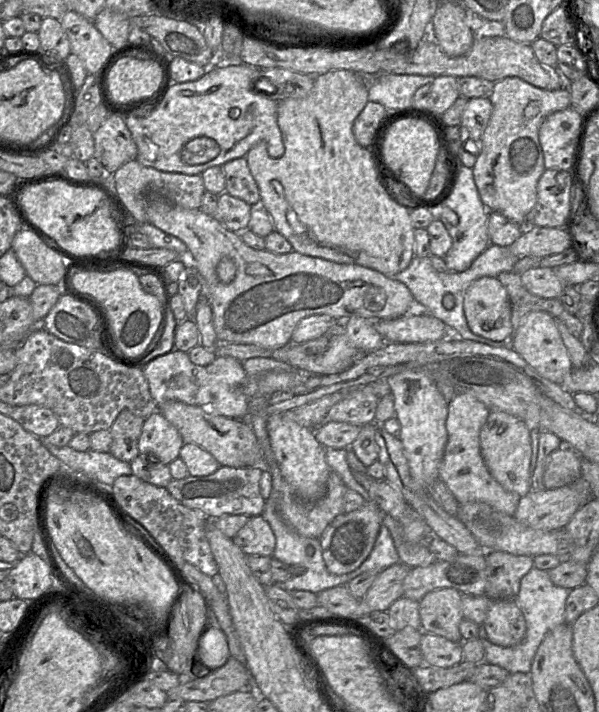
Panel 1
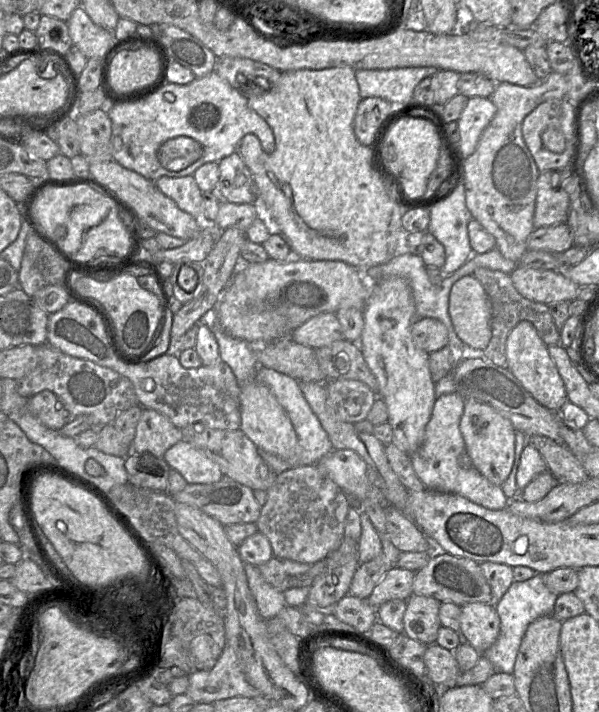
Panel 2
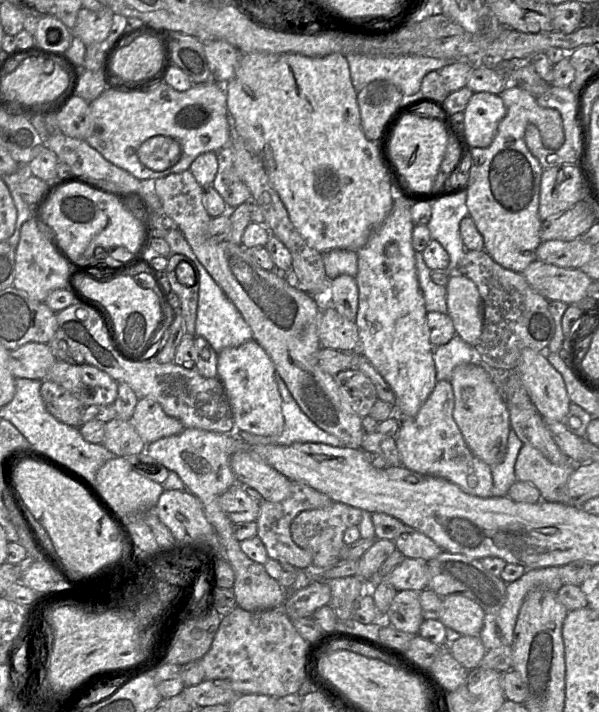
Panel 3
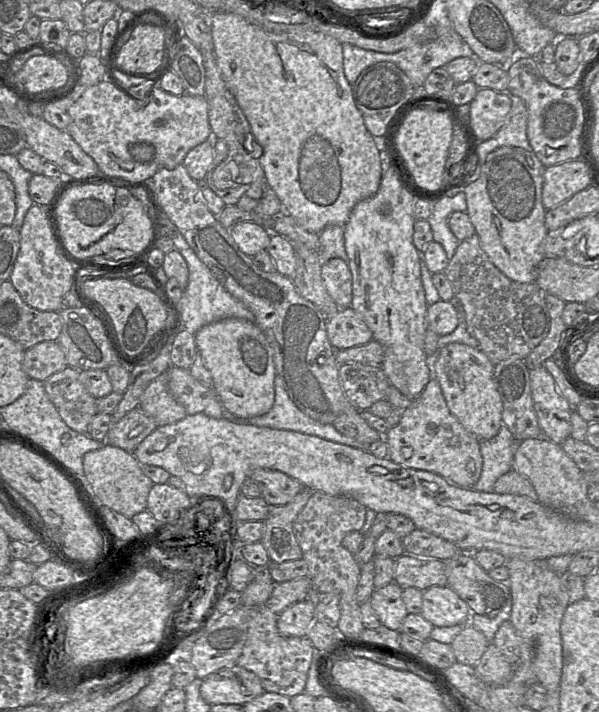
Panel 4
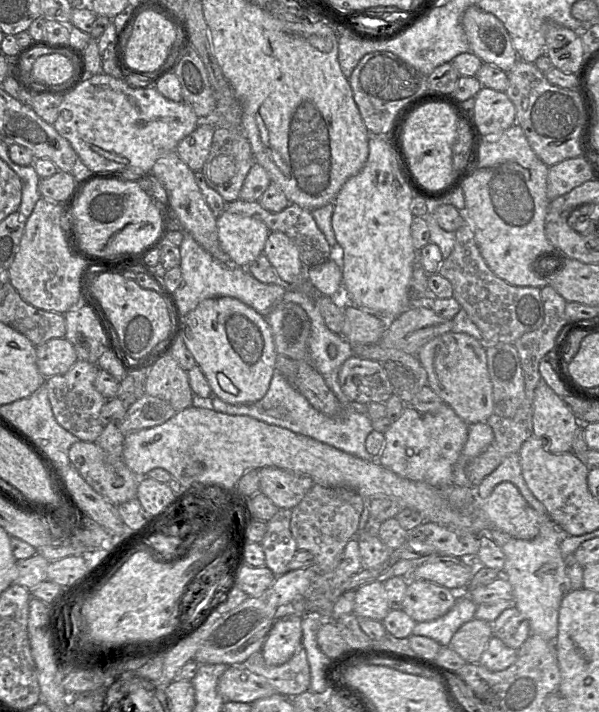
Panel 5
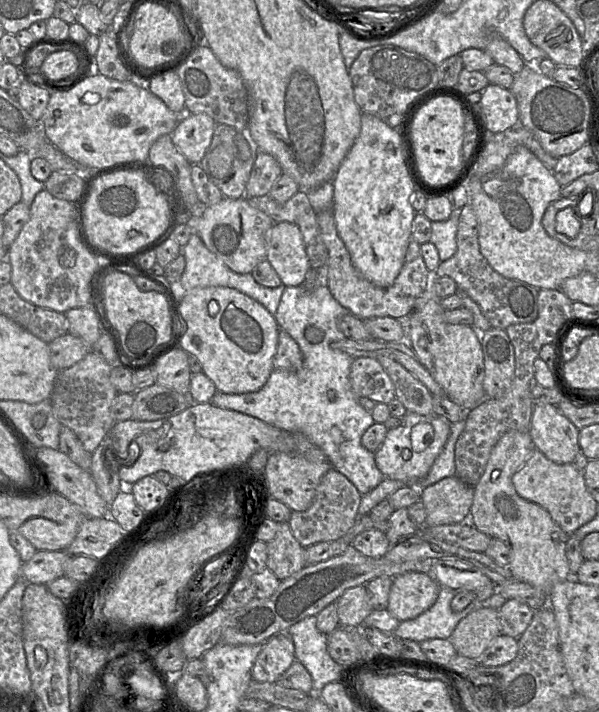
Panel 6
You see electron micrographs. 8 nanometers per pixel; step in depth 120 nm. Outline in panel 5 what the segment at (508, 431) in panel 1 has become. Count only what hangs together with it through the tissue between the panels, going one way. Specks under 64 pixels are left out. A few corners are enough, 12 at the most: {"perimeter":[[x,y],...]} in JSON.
{"perimeter":[[447,332],[416,357],[467,424],[494,413],[486,348]]}

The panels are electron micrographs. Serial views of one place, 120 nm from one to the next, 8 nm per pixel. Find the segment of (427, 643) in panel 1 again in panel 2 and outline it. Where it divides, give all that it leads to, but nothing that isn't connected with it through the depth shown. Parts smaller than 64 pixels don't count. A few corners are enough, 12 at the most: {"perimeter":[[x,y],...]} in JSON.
{"perimeter":[[436,643],[424,654],[428,677],[456,687],[462,672],[454,651]]}

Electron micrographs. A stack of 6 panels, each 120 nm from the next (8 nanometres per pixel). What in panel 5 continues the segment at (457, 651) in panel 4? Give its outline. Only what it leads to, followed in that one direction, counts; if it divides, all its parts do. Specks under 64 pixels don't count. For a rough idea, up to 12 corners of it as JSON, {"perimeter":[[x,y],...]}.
{"perimeter":[[473,618],[449,646],[468,664],[479,663],[491,623]]}

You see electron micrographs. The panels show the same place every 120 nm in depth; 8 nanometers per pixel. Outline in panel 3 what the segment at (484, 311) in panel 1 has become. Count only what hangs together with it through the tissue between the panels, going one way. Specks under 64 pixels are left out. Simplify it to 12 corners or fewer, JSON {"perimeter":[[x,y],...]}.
{"perimeter":[[450,277],[446,303],[456,334],[475,346],[484,319],[476,284]]}

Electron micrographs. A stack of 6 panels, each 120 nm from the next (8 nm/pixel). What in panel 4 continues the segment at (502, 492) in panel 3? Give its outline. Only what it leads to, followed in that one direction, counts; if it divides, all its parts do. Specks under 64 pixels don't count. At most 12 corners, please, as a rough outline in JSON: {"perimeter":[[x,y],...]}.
{"perimeter":[[502,425],[480,440],[481,475],[473,490],[490,493],[513,469],[517,442]]}

